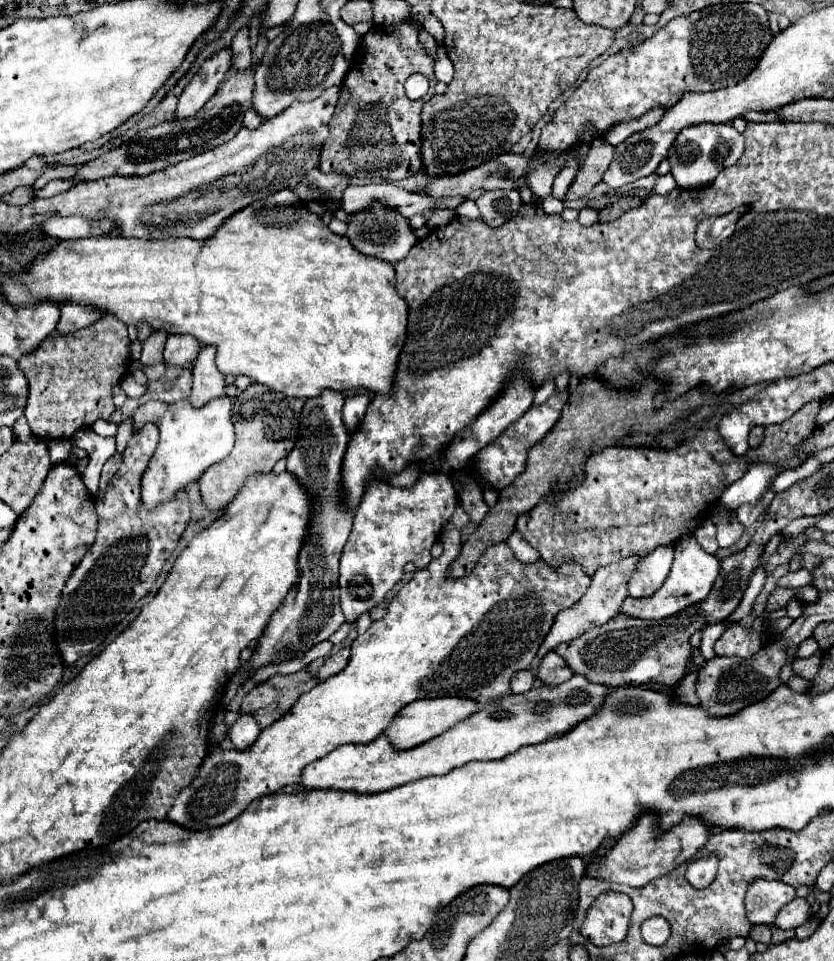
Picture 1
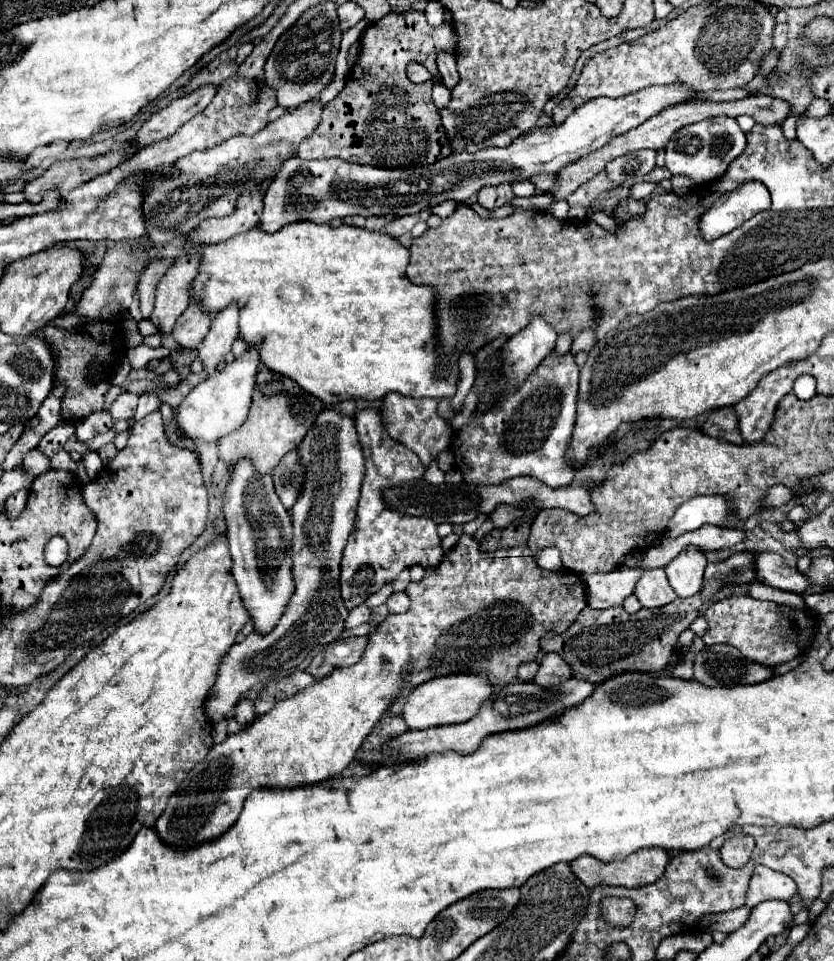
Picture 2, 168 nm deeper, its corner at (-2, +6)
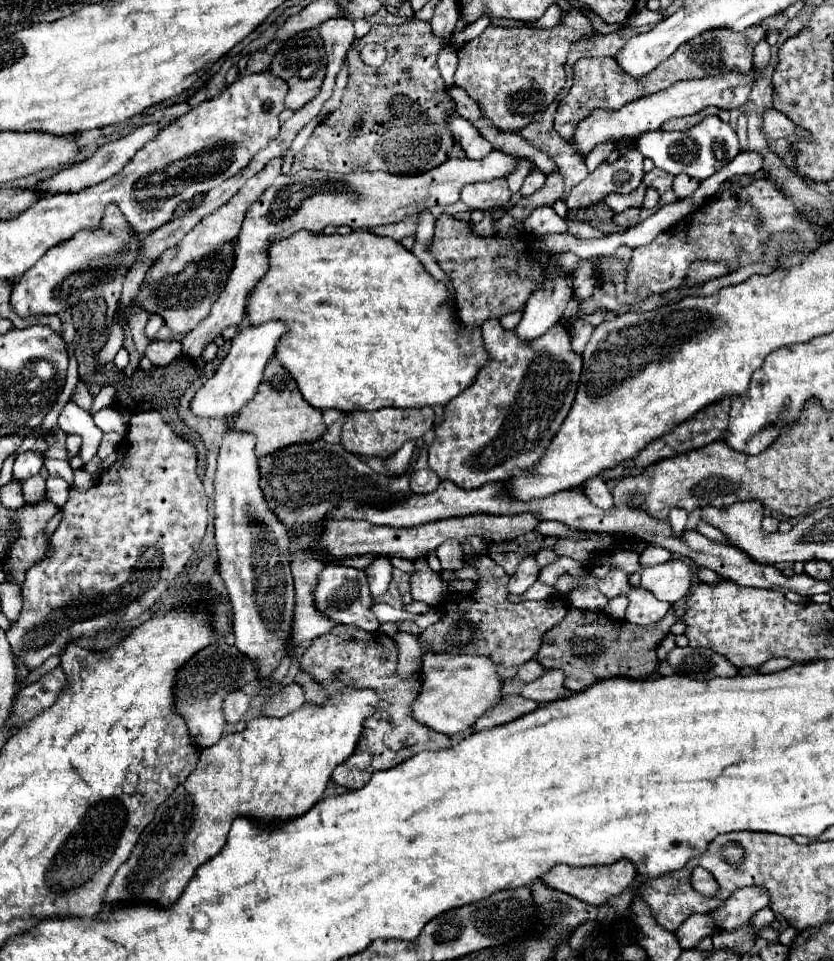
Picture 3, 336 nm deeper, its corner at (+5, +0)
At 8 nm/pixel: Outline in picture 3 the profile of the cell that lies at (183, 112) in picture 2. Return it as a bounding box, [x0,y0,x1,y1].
[37,125,161,195]

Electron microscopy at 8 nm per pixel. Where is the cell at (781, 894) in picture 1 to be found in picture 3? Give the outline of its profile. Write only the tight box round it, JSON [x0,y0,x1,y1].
[709,887,769,931]

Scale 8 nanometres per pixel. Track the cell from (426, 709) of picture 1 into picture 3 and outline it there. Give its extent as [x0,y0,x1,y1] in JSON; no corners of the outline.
[413,639,503,735]

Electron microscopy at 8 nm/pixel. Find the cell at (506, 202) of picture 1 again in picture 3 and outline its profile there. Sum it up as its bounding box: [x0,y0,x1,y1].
[461,179,511,211]

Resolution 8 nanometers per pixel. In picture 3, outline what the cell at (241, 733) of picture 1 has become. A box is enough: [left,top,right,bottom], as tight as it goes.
[223,689,249,723]

